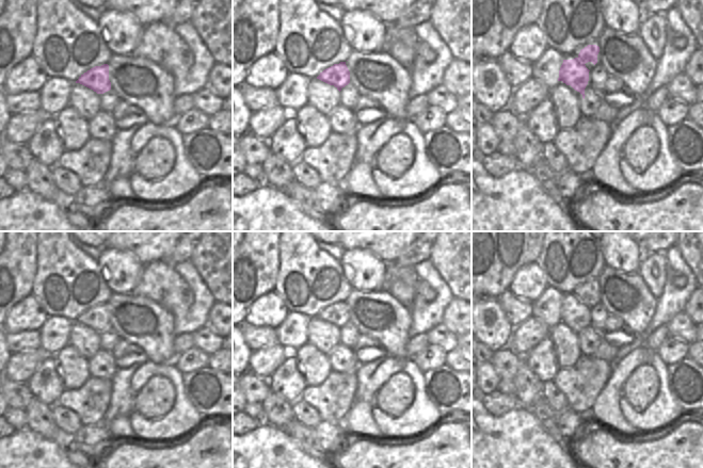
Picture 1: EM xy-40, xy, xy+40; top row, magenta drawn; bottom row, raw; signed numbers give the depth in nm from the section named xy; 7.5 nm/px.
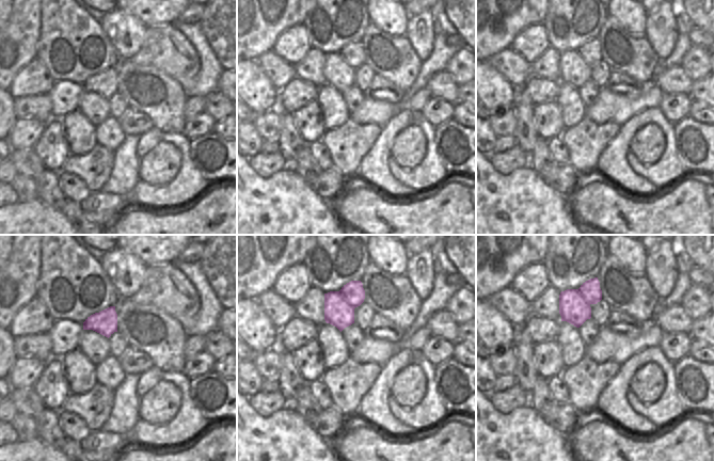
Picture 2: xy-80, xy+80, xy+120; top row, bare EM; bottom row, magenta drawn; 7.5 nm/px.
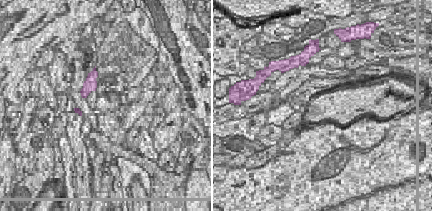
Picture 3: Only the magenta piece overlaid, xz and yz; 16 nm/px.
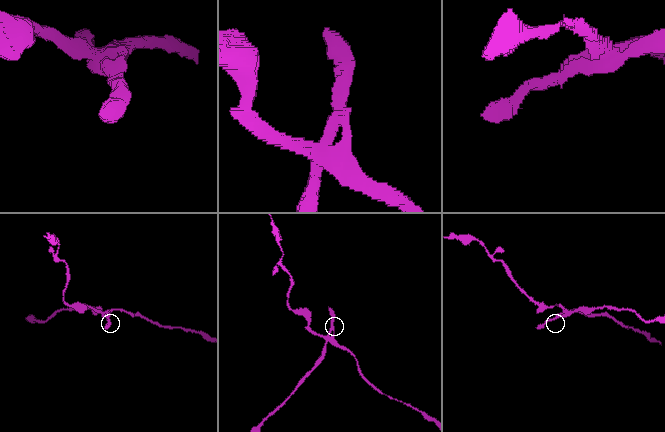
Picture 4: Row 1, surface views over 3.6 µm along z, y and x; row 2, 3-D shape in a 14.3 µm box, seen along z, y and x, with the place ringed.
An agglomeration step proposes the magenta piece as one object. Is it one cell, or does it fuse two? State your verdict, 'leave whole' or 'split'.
split

